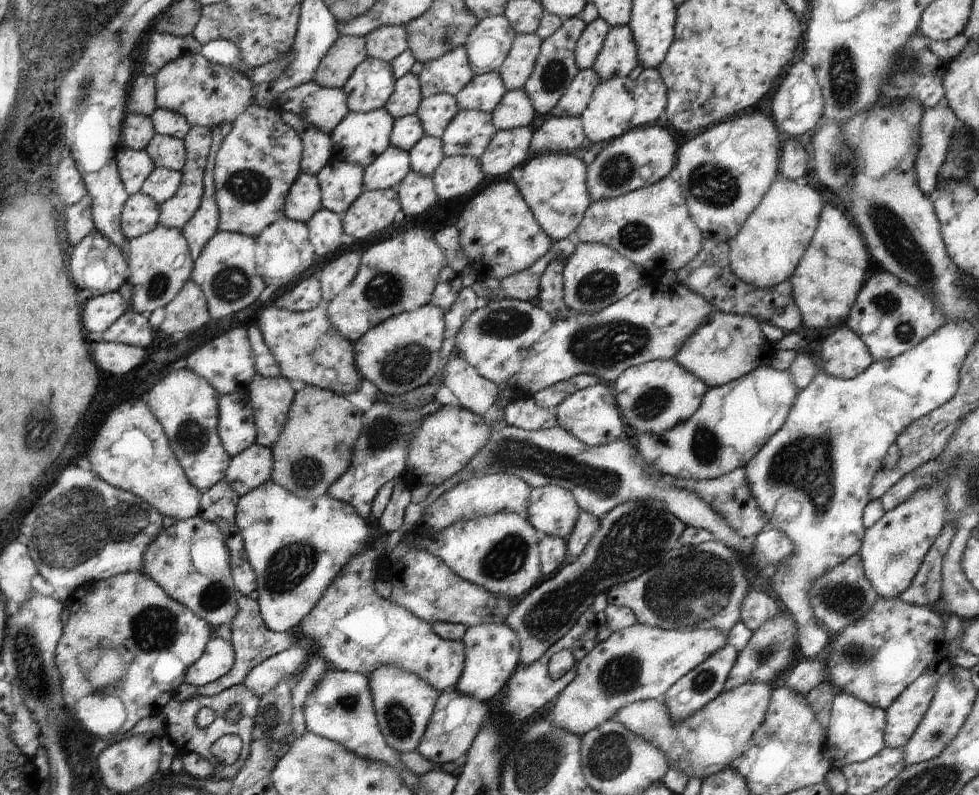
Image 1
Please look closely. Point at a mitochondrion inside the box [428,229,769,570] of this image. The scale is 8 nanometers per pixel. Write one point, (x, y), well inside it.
(513, 453)

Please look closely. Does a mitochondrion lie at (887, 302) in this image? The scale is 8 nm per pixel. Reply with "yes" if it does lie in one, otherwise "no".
yes

